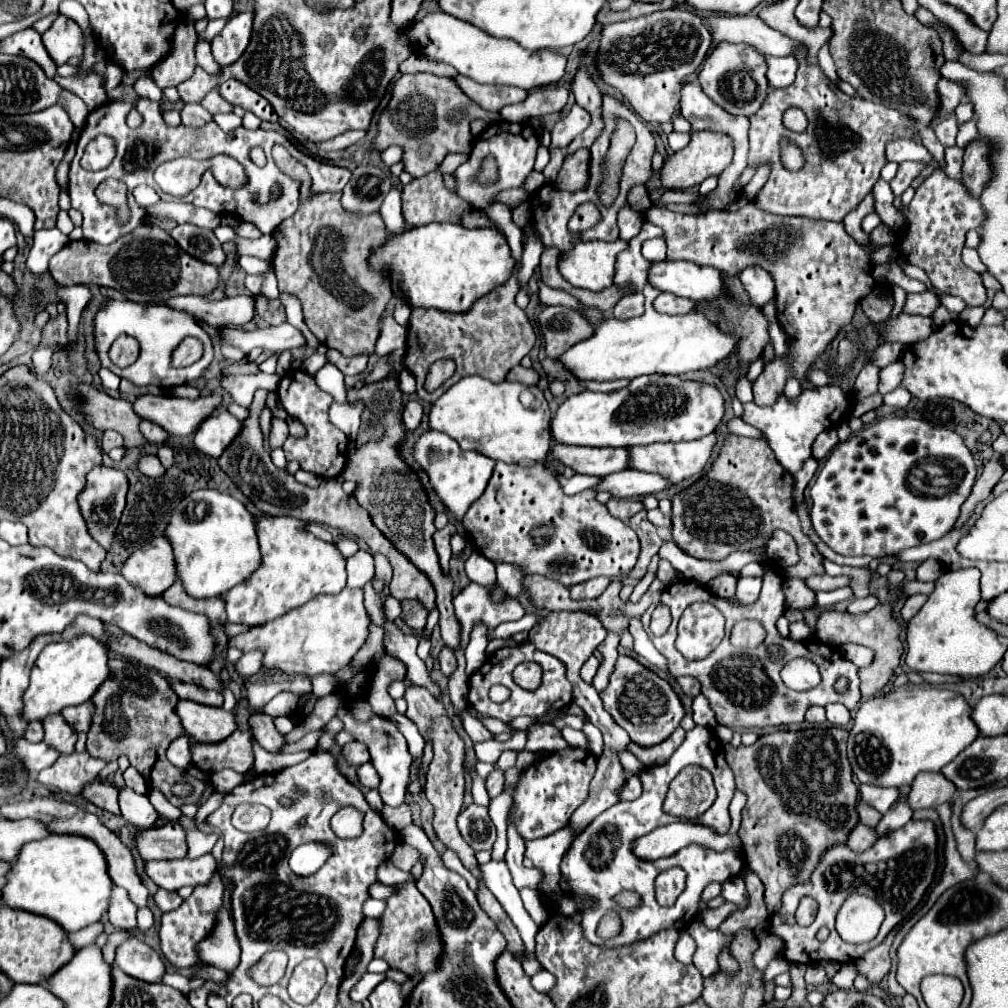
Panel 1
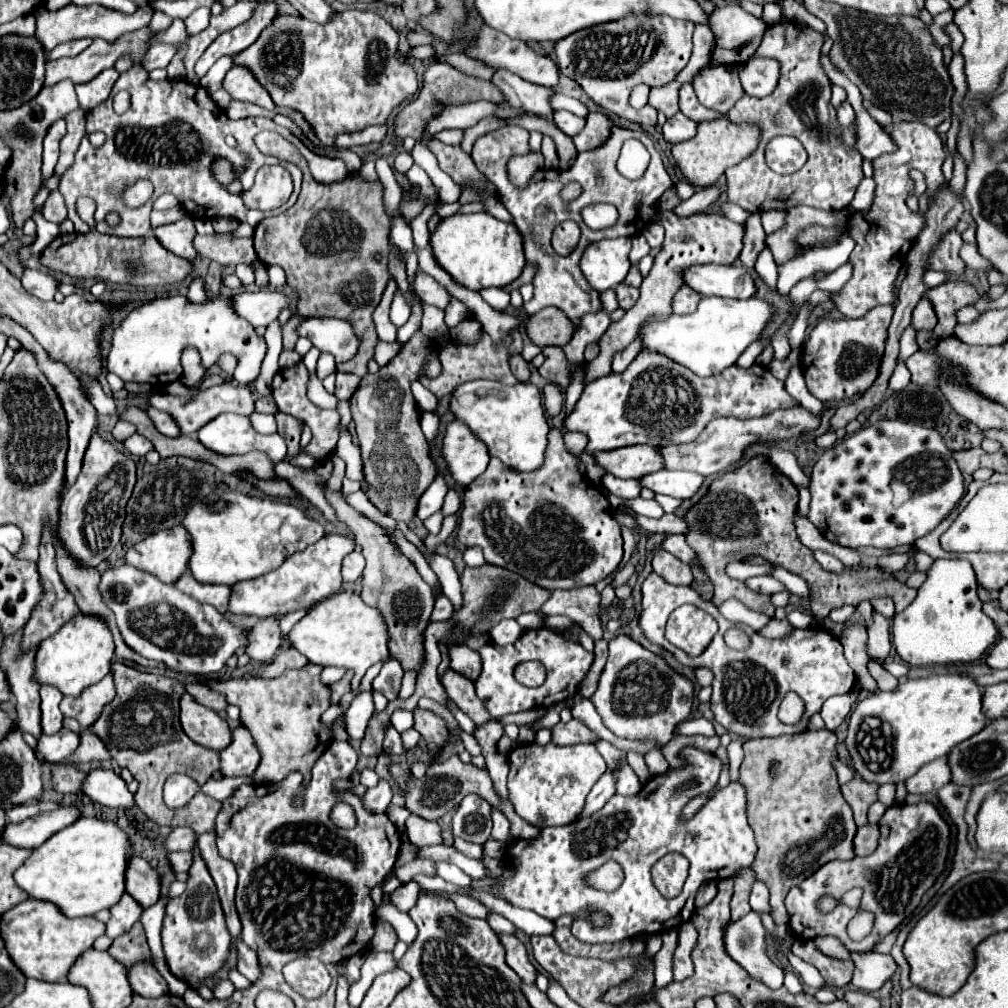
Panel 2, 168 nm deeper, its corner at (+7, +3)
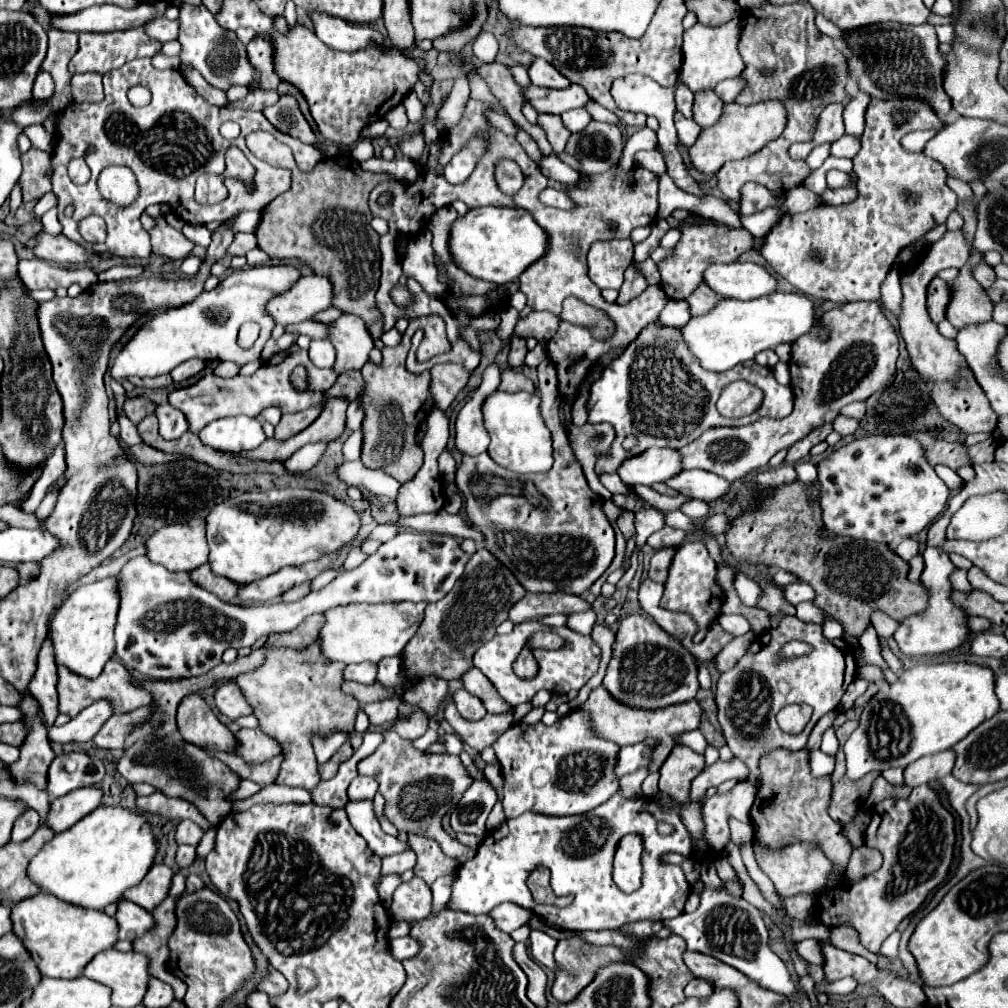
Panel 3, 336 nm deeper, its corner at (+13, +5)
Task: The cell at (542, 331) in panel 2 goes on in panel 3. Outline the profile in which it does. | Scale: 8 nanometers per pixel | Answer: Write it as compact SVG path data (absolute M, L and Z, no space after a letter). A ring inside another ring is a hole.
M532 311L530 315L518 319L514 335L518 335L518 337L534 337L538 343L544 345L558 331L558 323L560 323L560 319L554 313Z

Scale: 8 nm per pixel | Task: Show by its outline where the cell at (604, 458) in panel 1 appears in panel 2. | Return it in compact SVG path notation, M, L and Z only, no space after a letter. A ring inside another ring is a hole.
M650 445L622 447L618 451L596 451L590 455L606 473L620 479L640 479L648 473L664 469L660 453Z

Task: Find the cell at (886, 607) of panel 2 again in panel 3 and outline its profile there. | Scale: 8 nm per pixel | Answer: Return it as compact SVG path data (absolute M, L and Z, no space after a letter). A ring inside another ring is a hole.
M874 613L874 615L872 615L872 625L874 625L878 637L888 641L888 639L896 633L896 629L898 629L900 623L894 621L894 619L890 619L890 617L884 615L884 613Z

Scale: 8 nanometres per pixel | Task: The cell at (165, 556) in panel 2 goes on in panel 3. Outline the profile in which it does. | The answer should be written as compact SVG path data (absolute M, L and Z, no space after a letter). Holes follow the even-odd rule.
M194 517L182 523L166 525L156 531L148 543L148 557L170 571L192 571L208 563L206 519Z

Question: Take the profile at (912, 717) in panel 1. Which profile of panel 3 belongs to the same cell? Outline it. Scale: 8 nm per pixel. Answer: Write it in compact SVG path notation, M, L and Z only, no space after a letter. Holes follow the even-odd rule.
M936 663L936 665L914 665L906 669L896 683L888 689L878 691L868 703L868 707L860 715L858 729L848 737L844 745L846 753L846 775L850 779L860 779L870 771L886 771L890 767L908 767L916 759L932 753L940 753L952 749L958 741L962 741L972 729L998 713L1000 701L994 693L996 677L992 669L976 663Z

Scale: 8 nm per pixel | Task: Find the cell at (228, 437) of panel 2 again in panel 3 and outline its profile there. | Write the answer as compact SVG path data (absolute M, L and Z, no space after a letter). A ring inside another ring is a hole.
M238 415L212 421L200 431L200 439L216 451L244 451L256 449L266 435L258 419Z

